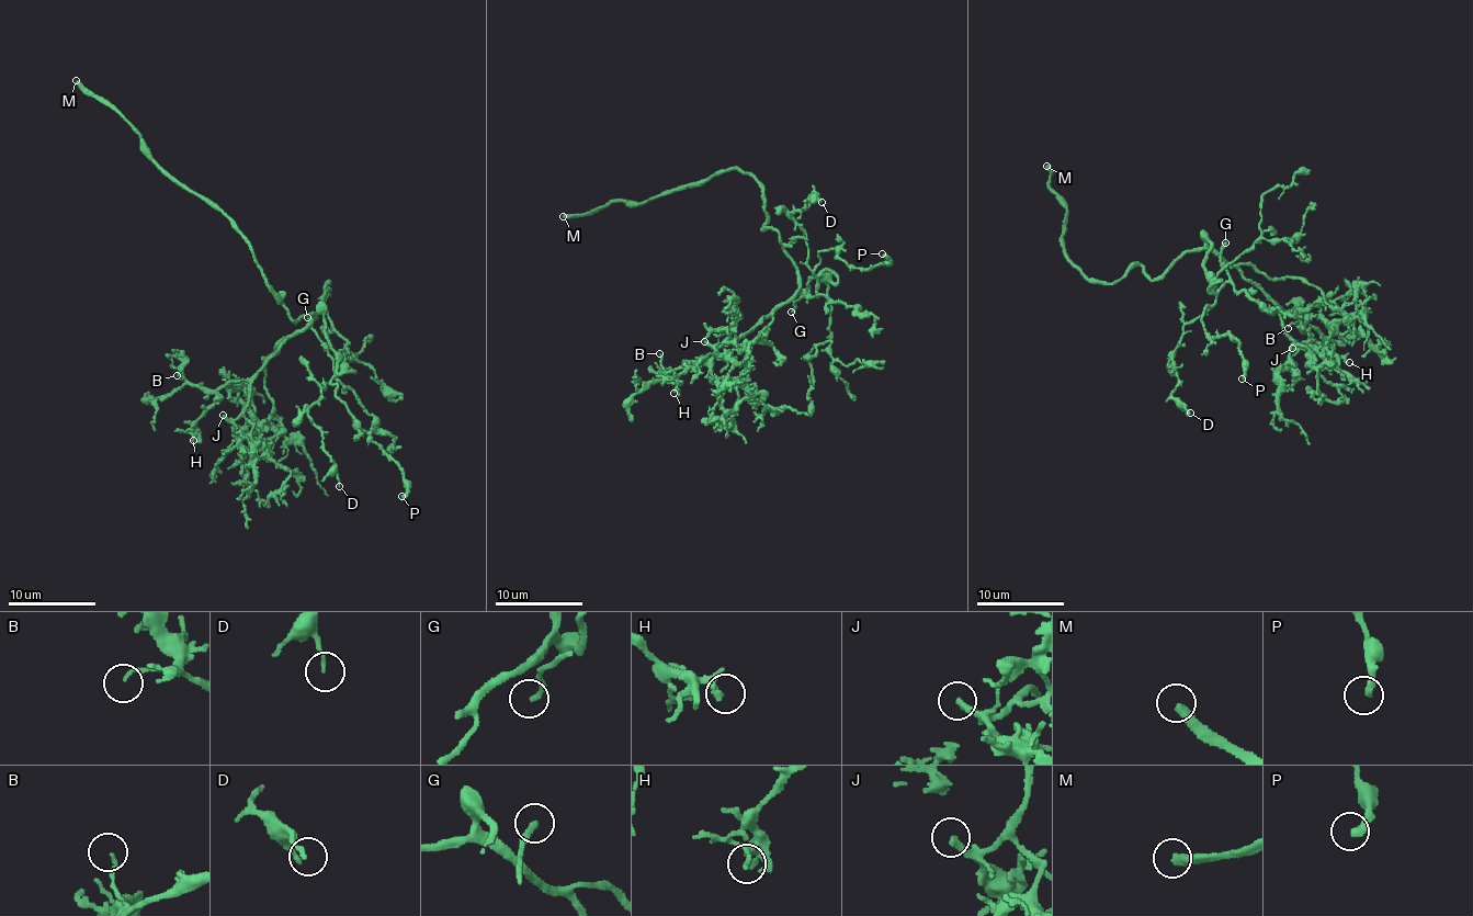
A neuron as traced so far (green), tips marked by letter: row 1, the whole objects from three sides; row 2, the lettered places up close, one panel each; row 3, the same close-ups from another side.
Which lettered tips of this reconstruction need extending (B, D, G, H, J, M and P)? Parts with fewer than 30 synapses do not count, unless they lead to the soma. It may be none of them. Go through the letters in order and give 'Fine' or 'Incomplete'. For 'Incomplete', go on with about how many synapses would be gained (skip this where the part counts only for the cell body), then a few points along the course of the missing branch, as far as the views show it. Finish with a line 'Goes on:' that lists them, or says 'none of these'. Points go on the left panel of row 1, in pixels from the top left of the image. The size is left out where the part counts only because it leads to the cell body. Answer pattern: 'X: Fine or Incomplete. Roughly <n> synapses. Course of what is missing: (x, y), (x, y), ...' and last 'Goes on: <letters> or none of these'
B: Fine
D: Fine
G: Fine
H: Fine
J: Incomplete. Roughly 45 synapses. Course of what is missing: (223, 415), (192, 420), (192, 433), (185, 442), (192, 464), (199, 471)
M: Incomplete. Course of what is missing: (76, 80), (47, 47), (49, 35), (32, 12), (32, 7)
P: Fine
Goes on: J, M

